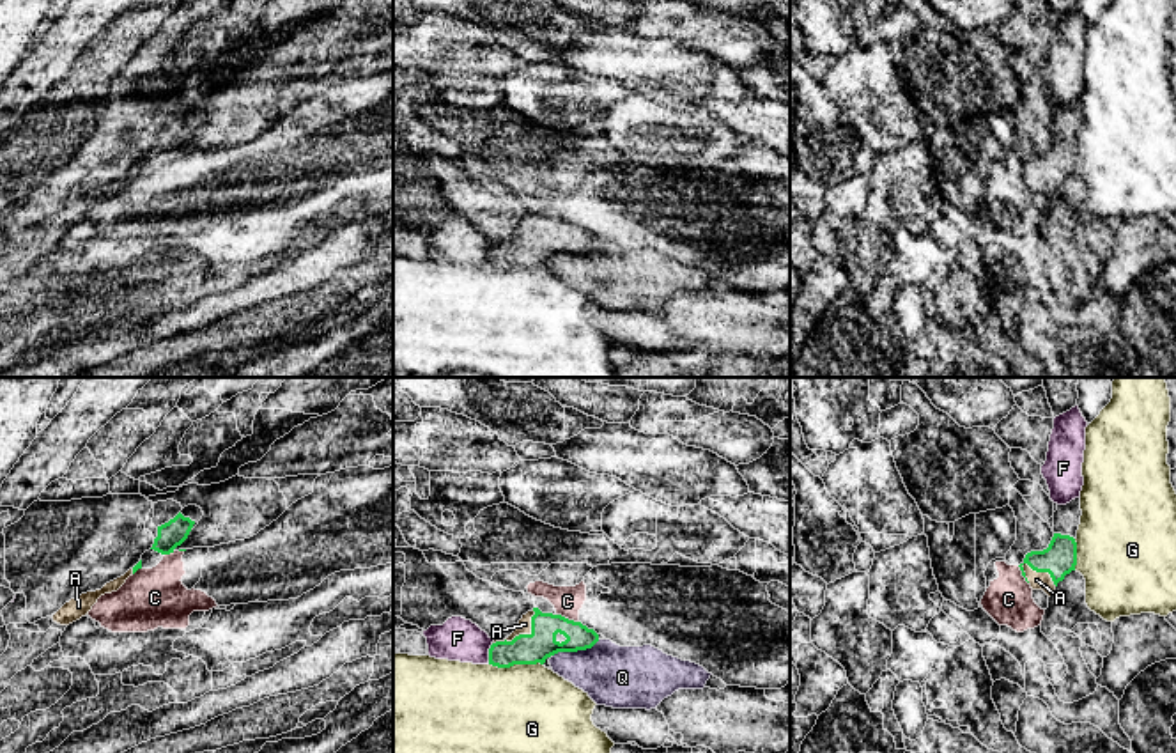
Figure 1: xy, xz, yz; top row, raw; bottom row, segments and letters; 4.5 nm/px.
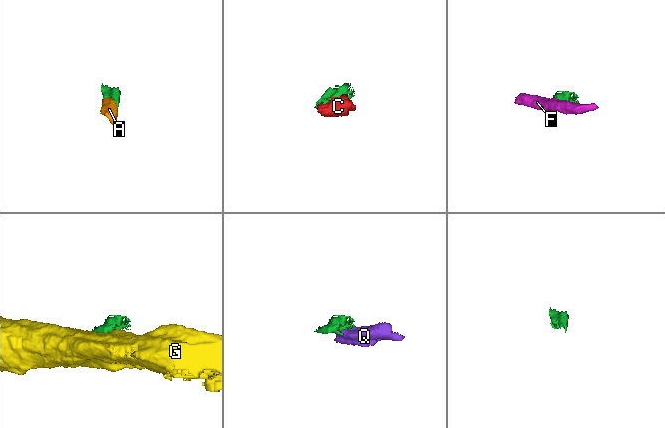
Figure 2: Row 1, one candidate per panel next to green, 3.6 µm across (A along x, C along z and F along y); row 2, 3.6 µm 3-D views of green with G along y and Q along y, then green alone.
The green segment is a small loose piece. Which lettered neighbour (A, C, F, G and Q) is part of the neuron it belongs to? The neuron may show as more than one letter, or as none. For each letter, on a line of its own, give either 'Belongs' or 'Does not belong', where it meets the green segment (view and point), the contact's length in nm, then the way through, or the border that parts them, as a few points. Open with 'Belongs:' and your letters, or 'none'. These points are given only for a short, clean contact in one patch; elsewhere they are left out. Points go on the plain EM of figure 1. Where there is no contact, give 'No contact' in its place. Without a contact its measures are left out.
Belongs: A
A: Belongs. Touches green at xz (521, 238). Shared border 240 nm. Path across: xz (526, 252), (521, 238), (525, 227)
C: Does not belong. Touches green at xz (567, 222). Shared border 110 nm. Boundary: xz (557, 217), (578, 225)
F: Does not belong. Touches green at xz (489, 257). Shared border 100 nm. Boundary: xz (493, 247), (487, 266)
G: Does not belong. Touches green at xz (516, 266). Shared border 240 nm
Q: Does not belong. Touches green at xz (576, 254). Shared border 220 nm. Boundary: xz (599, 243), (590, 250), (558, 254), (553, 259)

